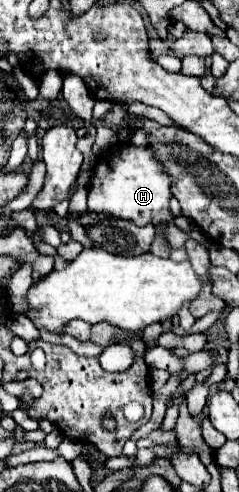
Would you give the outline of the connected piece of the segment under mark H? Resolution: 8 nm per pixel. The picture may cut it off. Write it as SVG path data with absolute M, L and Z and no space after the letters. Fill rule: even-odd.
M116 143L100 153L96 161L88 191L88 211L112 213L120 219L132 219L136 225L150 223L154 225L156 233L162 233L162 237L166 239L166 229L174 221L174 215L170 211L170 187L172 179L168 179L168 173L164 173L164 167L160 167L156 153L150 147Z

